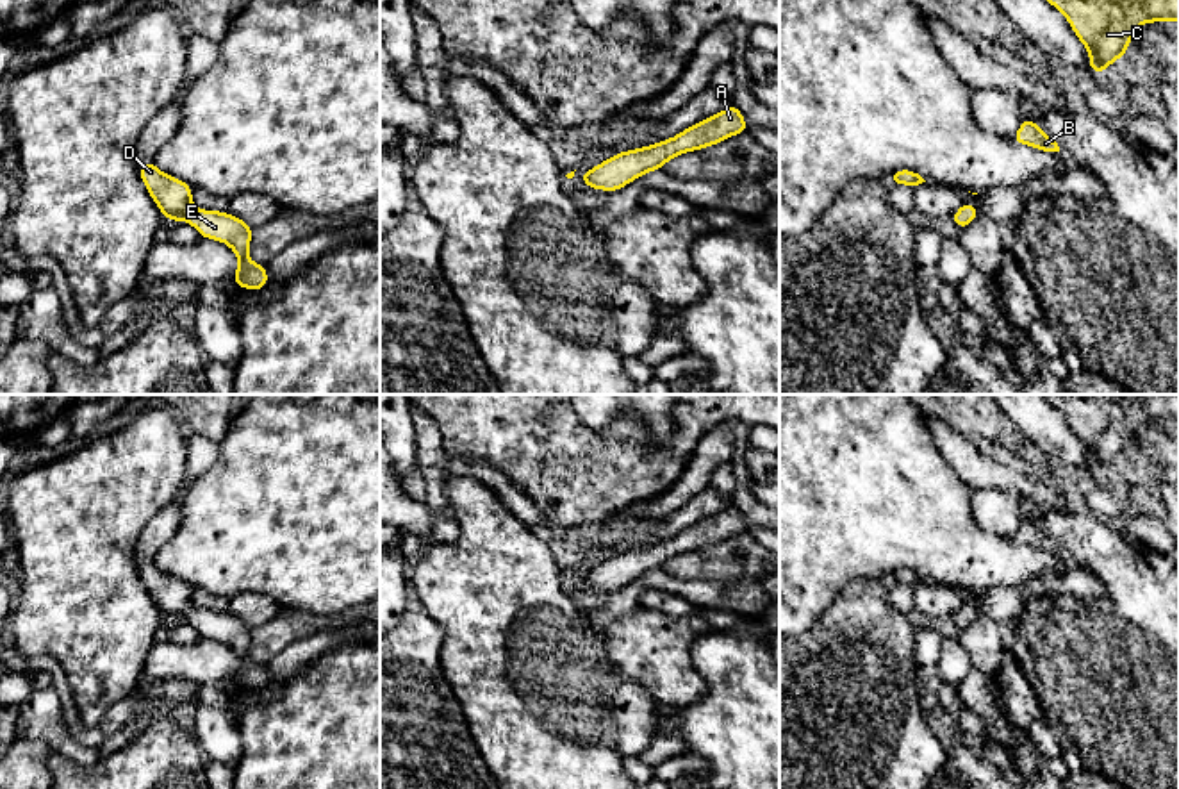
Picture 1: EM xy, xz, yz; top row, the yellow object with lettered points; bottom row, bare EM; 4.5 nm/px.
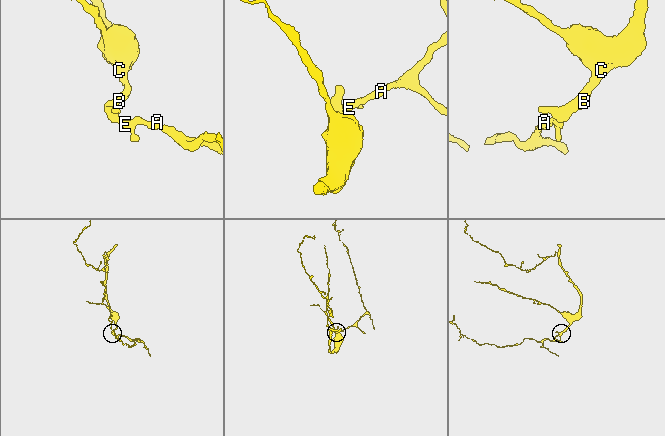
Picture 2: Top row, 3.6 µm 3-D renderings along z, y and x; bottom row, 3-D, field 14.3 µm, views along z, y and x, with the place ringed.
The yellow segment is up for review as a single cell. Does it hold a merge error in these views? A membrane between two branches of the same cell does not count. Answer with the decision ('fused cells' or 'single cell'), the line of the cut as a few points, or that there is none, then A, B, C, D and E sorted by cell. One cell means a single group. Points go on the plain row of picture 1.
single cell; cut none; groups A B C D E

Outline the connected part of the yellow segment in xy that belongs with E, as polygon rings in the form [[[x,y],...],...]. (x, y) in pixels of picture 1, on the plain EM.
[[[153,561],[139,566],[139,577],[166,621],[187,621],[202,637],[227,643],[234,650],[239,659],[232,677],[235,685],[255,691],[268,685],[266,666],[248,659],[253,628],[246,621],[228,612],[196,609],[191,602],[193,587],[162,573]]]

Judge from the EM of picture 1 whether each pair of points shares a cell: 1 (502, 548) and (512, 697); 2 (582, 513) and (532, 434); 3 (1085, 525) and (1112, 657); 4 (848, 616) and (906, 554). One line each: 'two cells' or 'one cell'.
1: one cell
2: one cell
3: one cell
4: two cells

